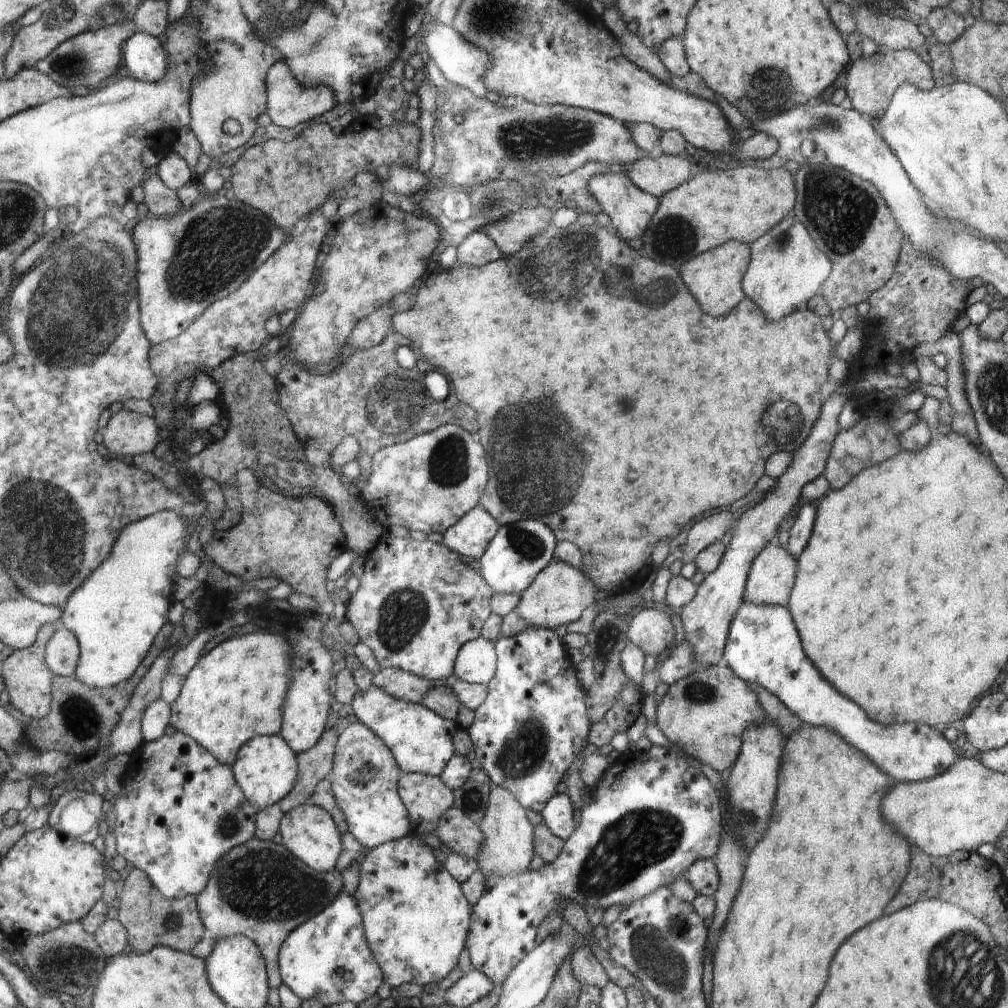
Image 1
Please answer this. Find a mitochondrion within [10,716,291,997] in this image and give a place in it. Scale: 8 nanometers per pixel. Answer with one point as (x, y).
(69, 967)

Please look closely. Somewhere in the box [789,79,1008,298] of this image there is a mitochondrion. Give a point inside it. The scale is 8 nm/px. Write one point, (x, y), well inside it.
(840, 213)

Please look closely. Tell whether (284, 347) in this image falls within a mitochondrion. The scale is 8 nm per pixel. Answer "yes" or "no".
no

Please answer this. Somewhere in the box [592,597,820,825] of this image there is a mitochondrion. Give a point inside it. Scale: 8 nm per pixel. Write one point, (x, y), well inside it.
(607, 636)

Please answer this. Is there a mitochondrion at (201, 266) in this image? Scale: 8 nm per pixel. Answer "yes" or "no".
yes

